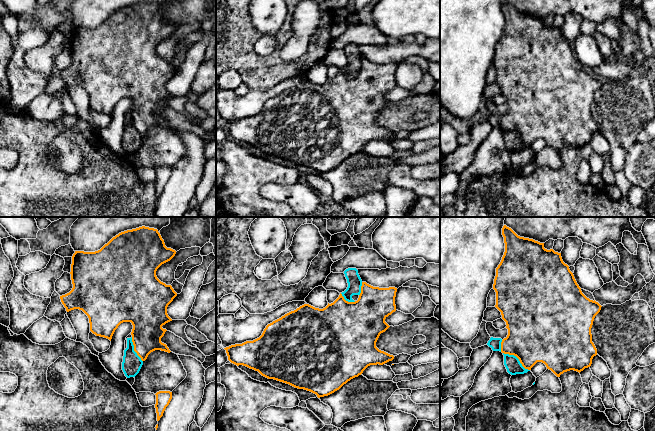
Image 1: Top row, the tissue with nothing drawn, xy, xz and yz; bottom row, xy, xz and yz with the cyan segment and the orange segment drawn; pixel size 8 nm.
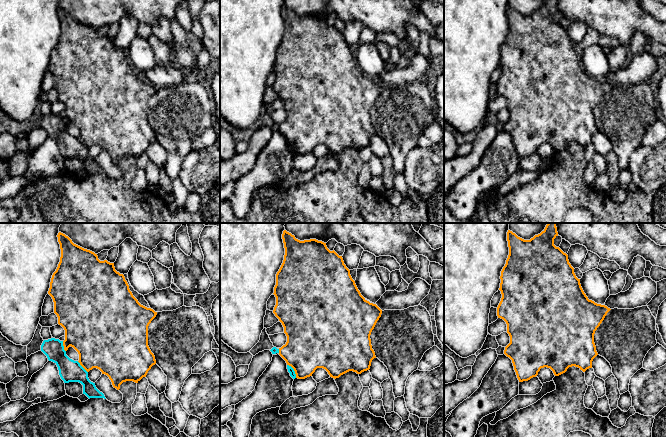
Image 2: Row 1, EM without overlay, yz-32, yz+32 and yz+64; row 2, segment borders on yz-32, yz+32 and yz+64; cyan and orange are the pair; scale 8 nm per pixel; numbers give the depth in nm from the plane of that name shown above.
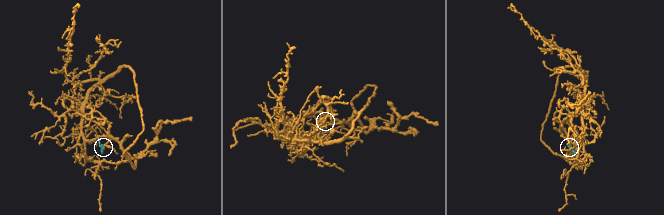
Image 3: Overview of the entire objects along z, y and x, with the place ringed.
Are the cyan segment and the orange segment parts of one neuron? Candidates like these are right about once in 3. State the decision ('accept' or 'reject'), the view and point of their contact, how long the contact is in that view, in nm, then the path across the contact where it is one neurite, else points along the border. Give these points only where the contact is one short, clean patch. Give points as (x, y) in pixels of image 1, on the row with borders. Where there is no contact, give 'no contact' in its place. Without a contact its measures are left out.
reject | yz (517, 358) | 260 nm

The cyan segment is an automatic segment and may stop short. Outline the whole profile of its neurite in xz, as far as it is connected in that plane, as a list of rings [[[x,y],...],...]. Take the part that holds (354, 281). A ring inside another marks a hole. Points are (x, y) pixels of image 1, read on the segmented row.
[[[348,268],[344,271],[345,277],[347,279],[348,287],[342,292],[342,296],[348,302],[355,302],[352,299],[353,295],[360,295],[362,280],[358,274],[358,270],[356,268]]]

